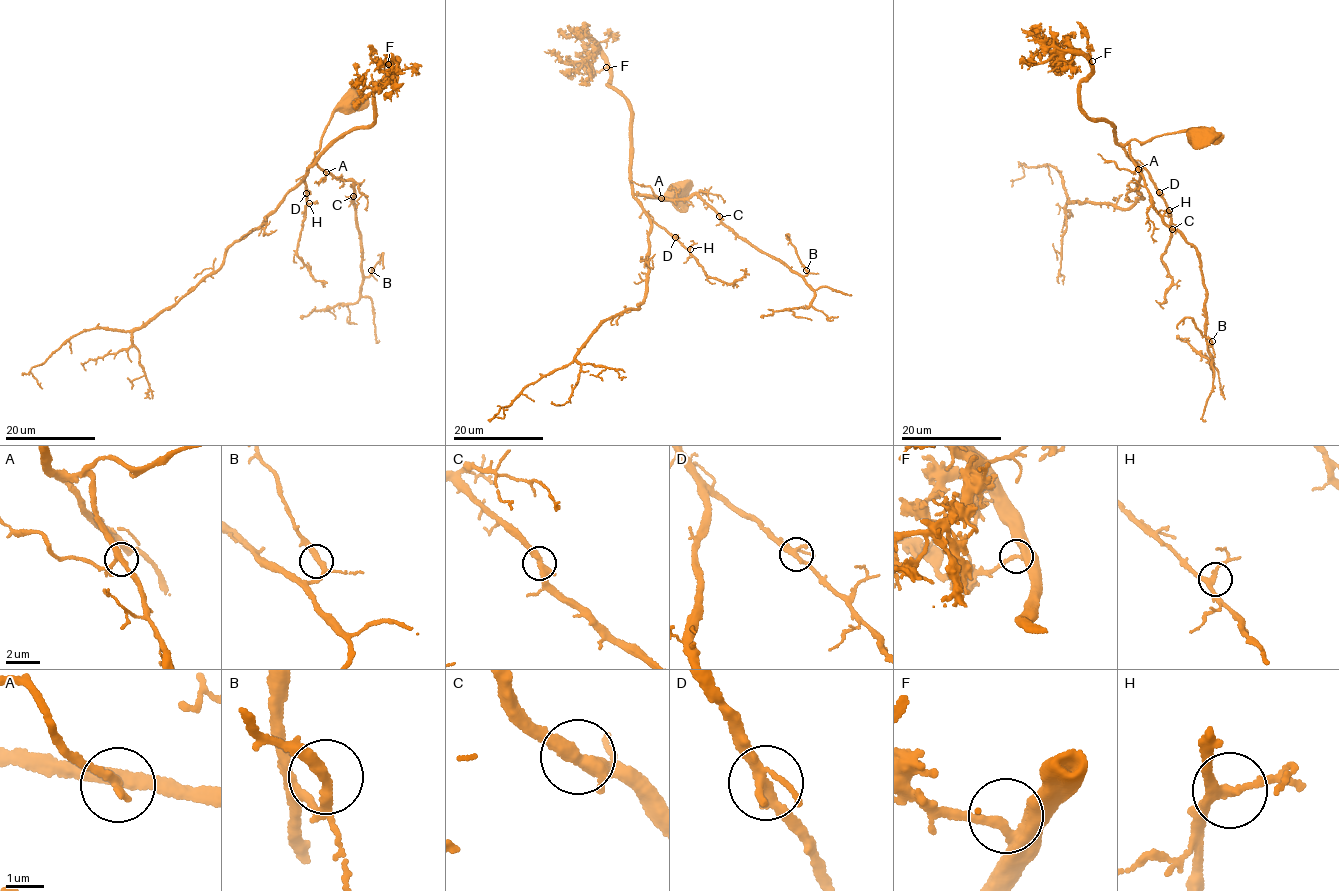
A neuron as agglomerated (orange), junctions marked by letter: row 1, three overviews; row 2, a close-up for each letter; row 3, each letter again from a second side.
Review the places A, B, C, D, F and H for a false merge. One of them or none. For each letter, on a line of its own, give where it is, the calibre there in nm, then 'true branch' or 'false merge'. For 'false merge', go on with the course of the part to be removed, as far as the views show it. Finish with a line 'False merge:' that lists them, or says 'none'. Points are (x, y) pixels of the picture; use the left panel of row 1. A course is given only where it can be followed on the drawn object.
A: at (326, 172); 300 nm thick; true branch
B: at (371, 270); 240 nm thick; true branch
C: at (353, 196); 340 nm thick; true branch
D: at (306, 193); 240 nm thick; true branch
F: at (388, 64); 260 nm thick; true branch
H: at (309, 203); 240 nm thick; true branch
False merge: none

